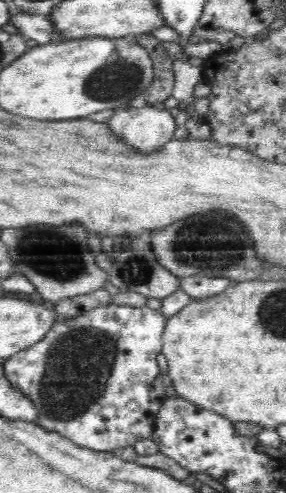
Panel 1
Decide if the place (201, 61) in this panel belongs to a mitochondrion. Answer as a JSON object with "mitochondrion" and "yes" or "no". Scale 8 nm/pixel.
{"mitochondrion":"no"}

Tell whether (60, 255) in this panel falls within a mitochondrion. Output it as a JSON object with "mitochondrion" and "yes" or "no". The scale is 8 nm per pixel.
{"mitochondrion":"yes"}

